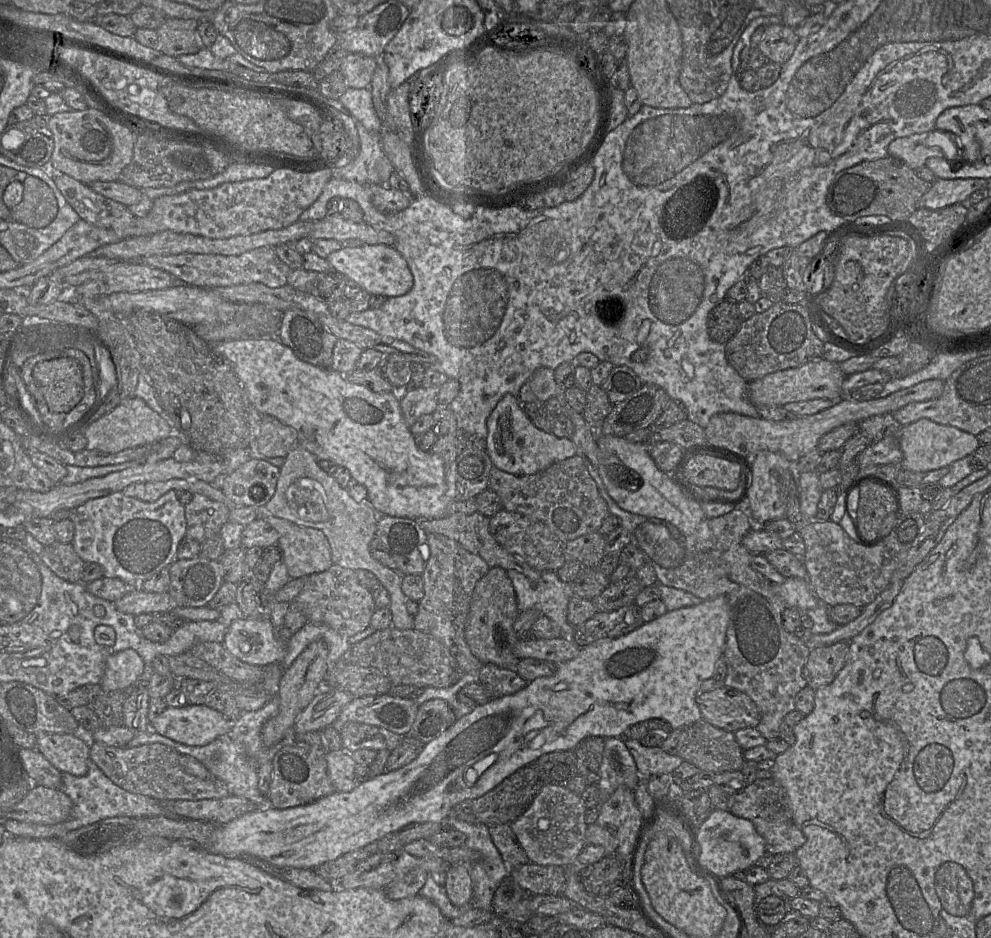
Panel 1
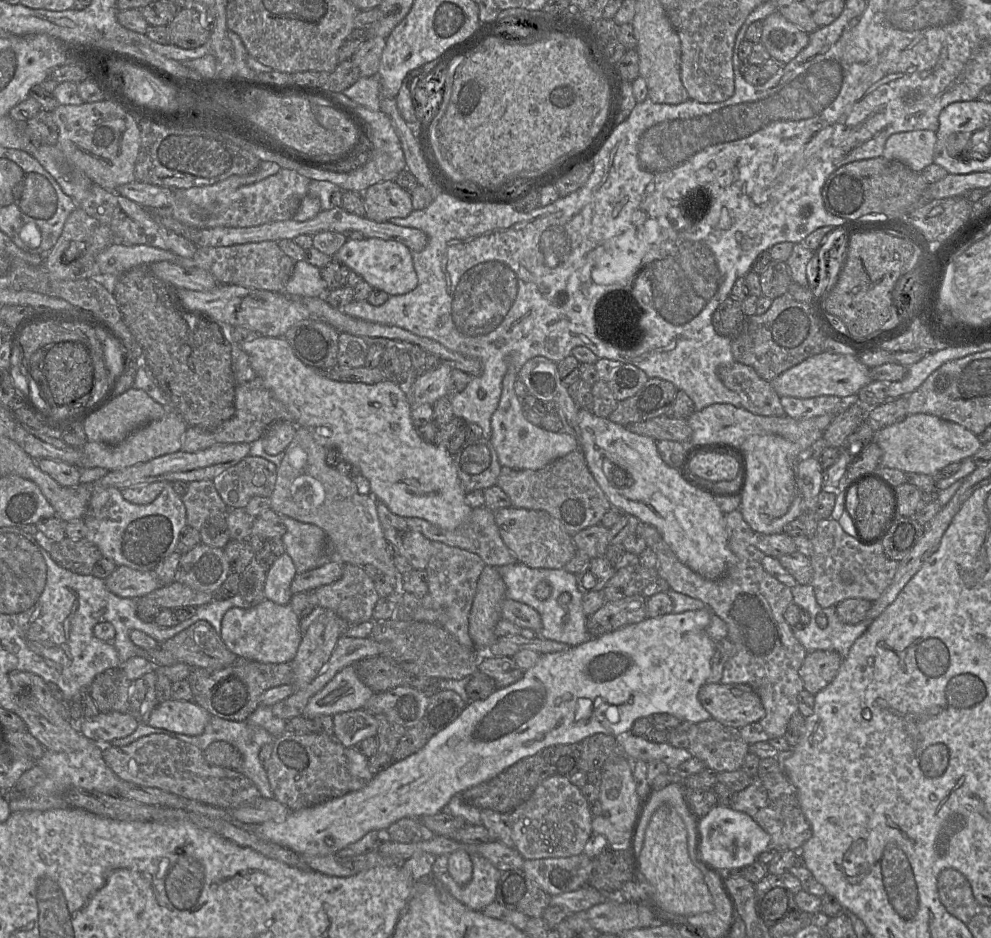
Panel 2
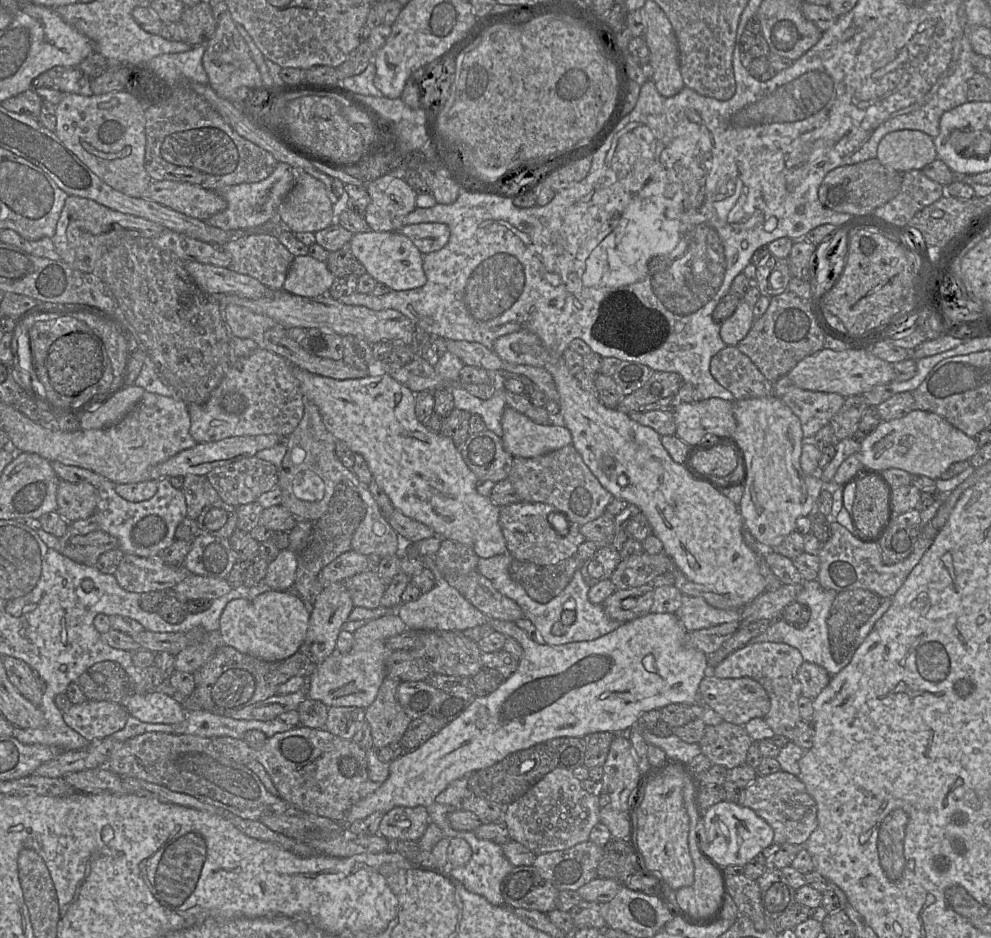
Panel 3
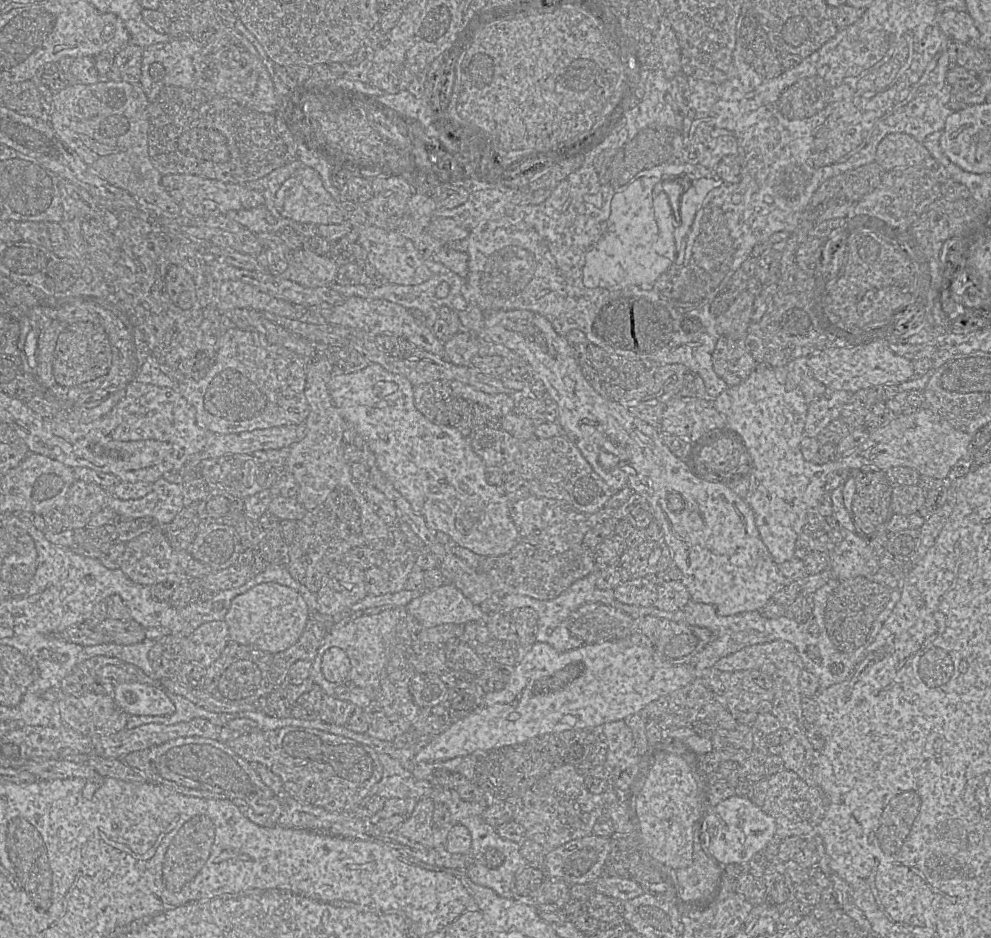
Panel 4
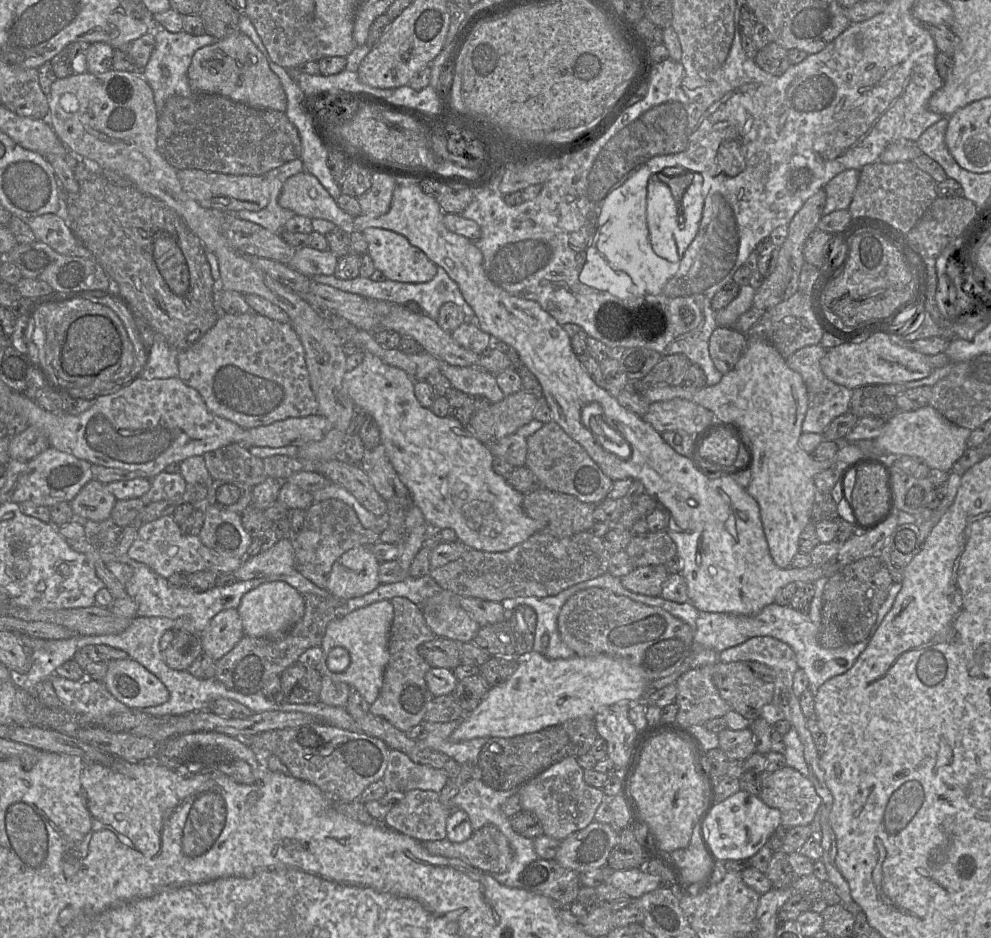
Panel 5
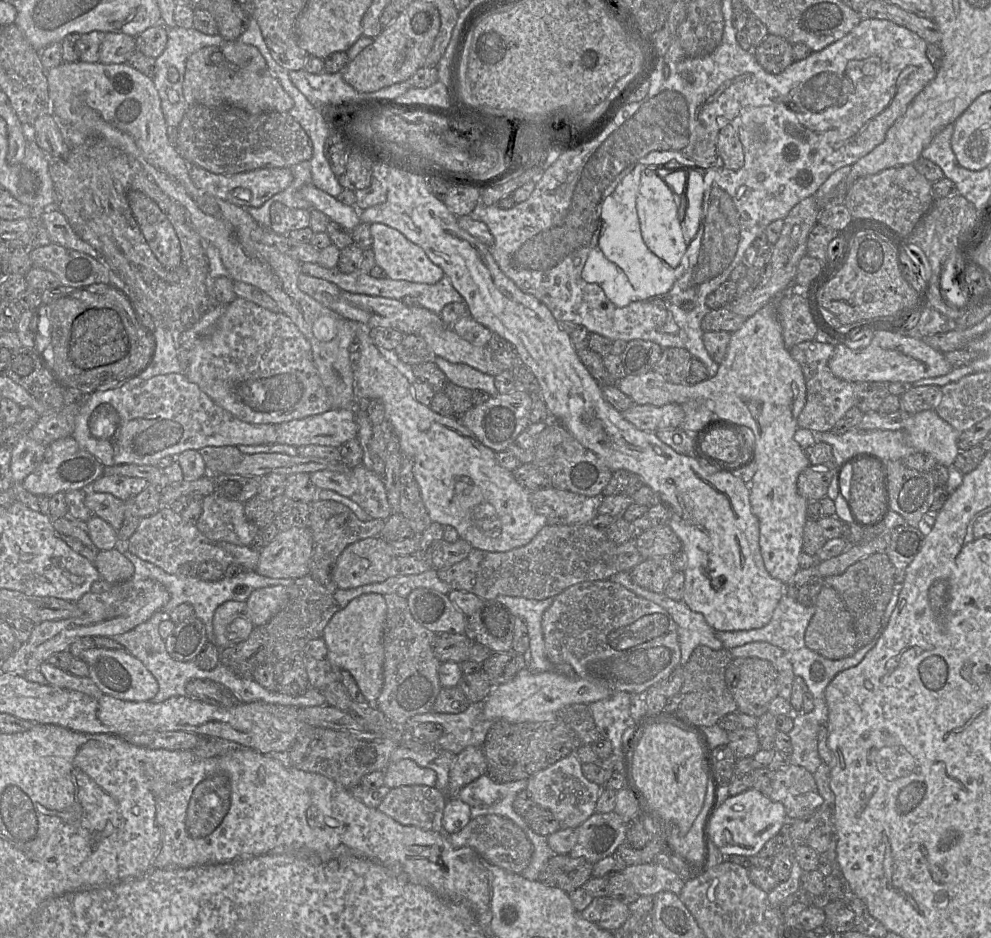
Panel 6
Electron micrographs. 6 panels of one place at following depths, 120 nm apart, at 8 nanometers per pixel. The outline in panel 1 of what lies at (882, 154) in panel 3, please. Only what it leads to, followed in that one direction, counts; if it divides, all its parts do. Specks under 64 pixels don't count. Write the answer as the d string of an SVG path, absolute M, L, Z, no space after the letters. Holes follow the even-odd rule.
M934 129L894 139L888 145L888 156L915 170L925 166L930 157L942 157L948 162L964 162L965 145L958 145L953 133Z

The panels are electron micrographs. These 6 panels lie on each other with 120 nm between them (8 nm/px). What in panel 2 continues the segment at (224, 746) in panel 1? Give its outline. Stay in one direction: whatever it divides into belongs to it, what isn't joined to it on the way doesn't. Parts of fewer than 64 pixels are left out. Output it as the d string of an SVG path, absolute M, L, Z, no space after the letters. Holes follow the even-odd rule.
M211 715L211 718L208 724L206 725L203 733L196 736L175 733L175 732L171 732L169 730L161 729L161 728L154 728L149 726L147 723L139 723L136 730L132 734L124 738L115 739L110 744L117 747L126 746L136 741L137 739L150 735L150 734L166 734L168 736L177 738L183 742L192 744L196 746L197 748L201 749L202 751L204 751L211 743L215 741L224 741L231 744L242 755L242 765L239 767L238 771L240 771L250 780L252 780L252 782L258 788L261 794L261 797L267 798L267 799L274 798L274 793L270 787L267 772L265 768L263 767L259 758L259 752L262 746L268 743L272 743L275 738L264 728L258 725L255 725L249 722L248 720L231 721L231 720L226 720L226 719Z

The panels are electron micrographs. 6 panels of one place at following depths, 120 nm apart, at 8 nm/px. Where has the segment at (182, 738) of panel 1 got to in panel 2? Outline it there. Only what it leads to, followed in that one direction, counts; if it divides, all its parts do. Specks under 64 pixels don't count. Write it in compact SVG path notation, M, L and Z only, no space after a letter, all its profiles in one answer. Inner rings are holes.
M169 699L157 704L147 724L154 728L196 736L203 733L211 714L192 701Z

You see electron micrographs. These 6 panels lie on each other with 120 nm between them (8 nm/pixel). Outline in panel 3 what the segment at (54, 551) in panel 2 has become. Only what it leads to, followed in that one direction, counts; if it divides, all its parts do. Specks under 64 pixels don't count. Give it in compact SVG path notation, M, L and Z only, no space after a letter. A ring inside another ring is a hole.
M69 527L59 538L58 552L70 560L85 566L95 566L99 557L118 547L118 541L110 534L98 529L87 534L79 534Z

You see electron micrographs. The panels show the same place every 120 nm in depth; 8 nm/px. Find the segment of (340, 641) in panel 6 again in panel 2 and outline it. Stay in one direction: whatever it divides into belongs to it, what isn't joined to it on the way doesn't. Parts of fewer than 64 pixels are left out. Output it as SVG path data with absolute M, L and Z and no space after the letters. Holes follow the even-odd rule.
M355 665L347 666L309 700L301 715L313 720L320 715L363 709L373 694L358 677Z

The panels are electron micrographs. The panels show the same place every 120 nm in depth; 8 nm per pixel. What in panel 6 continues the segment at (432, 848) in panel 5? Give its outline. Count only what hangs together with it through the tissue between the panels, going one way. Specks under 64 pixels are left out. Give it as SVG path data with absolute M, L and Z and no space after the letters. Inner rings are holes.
M495 814L473 818L462 830L447 836L453 847L470 847L489 863L516 874L527 868L533 853L525 832L512 820Z

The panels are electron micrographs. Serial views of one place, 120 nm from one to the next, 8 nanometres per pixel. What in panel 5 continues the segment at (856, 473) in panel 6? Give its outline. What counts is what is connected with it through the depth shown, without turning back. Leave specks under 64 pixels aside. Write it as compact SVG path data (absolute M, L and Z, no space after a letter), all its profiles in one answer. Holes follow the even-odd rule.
M863 465L856 470L850 507L856 525L870 528L887 511L887 477L879 465Z

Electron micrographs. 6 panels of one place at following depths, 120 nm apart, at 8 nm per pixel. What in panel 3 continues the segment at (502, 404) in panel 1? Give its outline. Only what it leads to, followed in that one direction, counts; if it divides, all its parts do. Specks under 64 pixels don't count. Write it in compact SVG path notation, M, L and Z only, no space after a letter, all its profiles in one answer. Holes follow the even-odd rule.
M507 406L501 418L505 449L514 457L532 458L572 445L568 428L540 425Z

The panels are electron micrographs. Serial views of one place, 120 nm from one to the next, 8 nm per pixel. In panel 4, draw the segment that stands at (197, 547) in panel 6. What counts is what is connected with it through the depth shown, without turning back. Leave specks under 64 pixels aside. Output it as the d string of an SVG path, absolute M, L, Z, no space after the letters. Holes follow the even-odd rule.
M159 526L140 534L126 544L119 568L131 581L146 586L160 582L199 580L214 572L208 565L194 559L189 551L173 549L164 528Z

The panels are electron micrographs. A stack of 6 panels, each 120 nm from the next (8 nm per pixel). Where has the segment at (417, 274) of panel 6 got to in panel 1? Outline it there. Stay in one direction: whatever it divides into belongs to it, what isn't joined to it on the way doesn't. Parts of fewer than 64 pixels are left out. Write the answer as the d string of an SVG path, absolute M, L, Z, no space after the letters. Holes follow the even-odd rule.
M364 244L359 247L343 247L329 254L326 259L332 271L353 280L370 295L383 295L387 298L402 296L414 285L414 278L407 261L394 246Z

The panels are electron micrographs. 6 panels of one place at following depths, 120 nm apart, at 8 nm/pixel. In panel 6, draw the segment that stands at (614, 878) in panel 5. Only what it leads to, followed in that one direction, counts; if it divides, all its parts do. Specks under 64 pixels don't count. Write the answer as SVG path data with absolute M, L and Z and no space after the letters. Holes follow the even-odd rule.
M655 862L626 866L622 874L640 896L654 896L662 891L679 895L685 884L677 873Z

